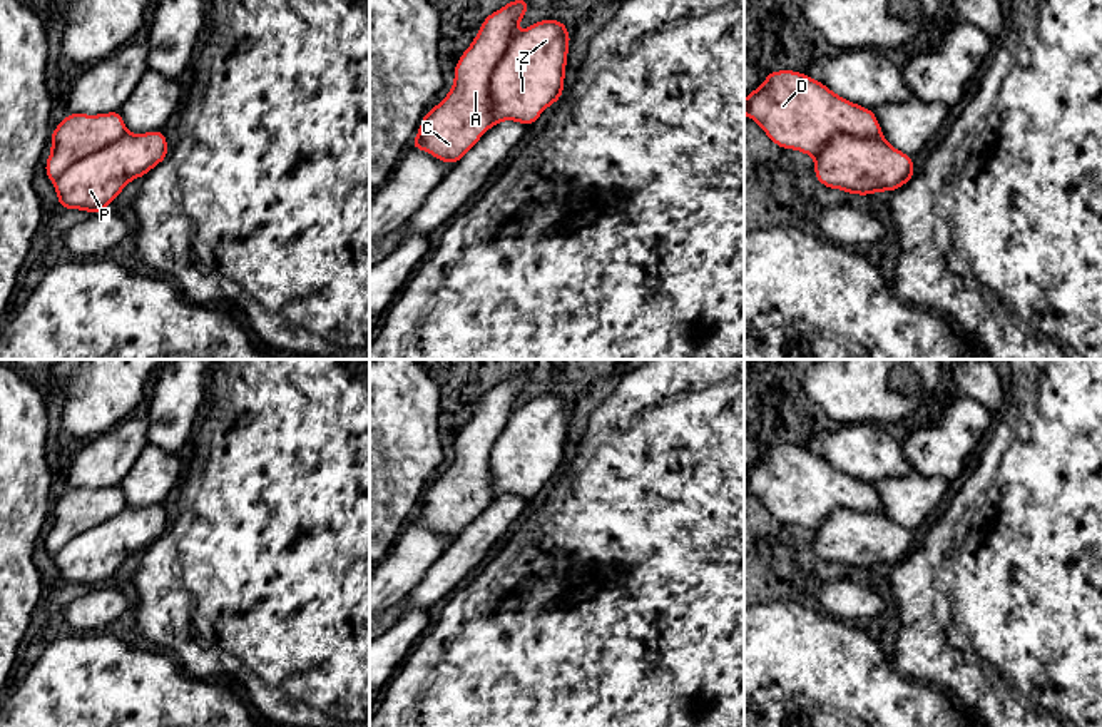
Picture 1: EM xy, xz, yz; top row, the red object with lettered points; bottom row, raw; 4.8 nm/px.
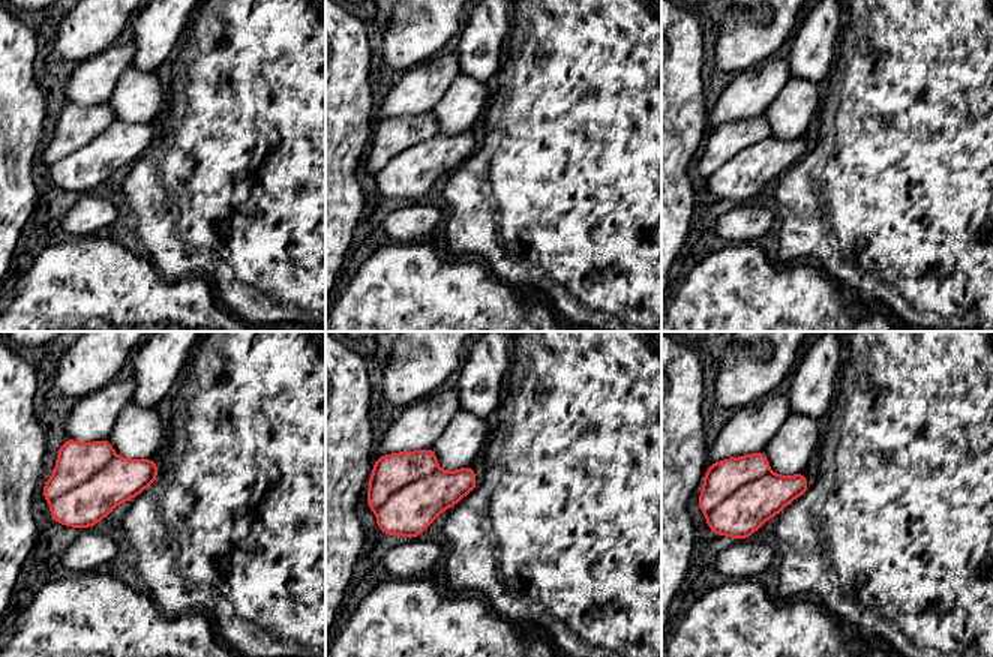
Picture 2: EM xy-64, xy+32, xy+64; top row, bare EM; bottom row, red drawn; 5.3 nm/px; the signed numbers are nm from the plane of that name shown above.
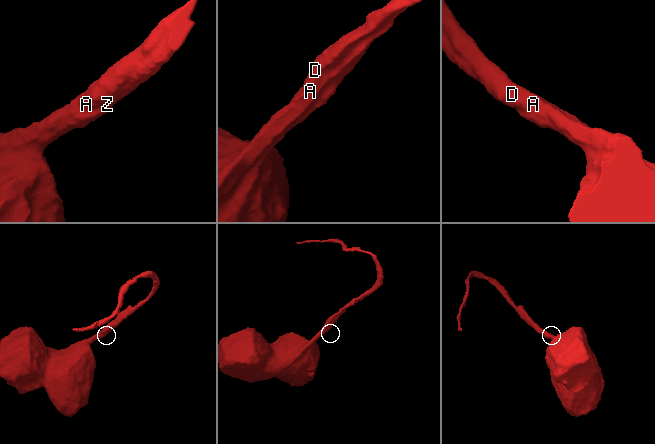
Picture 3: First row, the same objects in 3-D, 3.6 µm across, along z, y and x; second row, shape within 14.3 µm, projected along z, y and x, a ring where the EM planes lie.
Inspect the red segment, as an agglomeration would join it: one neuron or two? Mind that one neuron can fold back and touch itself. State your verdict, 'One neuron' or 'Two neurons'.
Two neurons

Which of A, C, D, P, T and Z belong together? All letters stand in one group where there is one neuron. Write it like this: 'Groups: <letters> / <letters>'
Groups: A C D / P T Z

